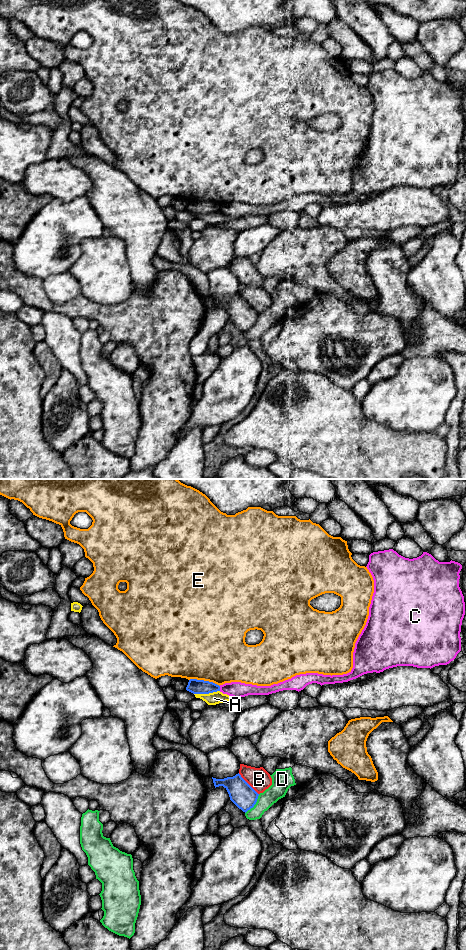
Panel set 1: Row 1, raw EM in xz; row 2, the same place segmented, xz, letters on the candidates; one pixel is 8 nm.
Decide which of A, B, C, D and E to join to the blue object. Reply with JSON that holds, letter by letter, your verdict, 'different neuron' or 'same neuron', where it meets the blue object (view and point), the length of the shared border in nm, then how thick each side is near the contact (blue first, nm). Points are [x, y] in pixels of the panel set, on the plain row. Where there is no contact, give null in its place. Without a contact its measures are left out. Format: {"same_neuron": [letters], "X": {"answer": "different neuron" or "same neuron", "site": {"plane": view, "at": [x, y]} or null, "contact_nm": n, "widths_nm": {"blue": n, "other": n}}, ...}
{"same_neuron": [], "A": {"answer": "different neuron", "site": {"plane": "xz", "at": [206, 213]}, "contact_nm": 220, "widths_nm": {"blue": 120, "other": 100}}, "B": {"answer": "different neuron", "site": {"plane": "xz", "at": [248, 304]}, "contact_nm": 240, "widths_nm": {"blue": 190, "other": 180}}, "C": {"answer": "different neuron", "site": {"plane": "xz", "at": [219, 208]}, "contact_nm": 40, "widths_nm": {"blue": 120, "other": 130}}, "D": {"answer": "different neuron", "site": {"plane": "xz", "at": [255, 323]}, "contact_nm": 200, "widths_nm": {"blue": 190, "other": 140}}, "E": {"answer": "different neuron", "site": {"plane": "xz", "at": [203, 200]}, "contact_nm": 260, "widths_nm": {"blue": 120, "other": 500}}}

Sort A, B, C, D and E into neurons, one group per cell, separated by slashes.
A / B E / C / D

